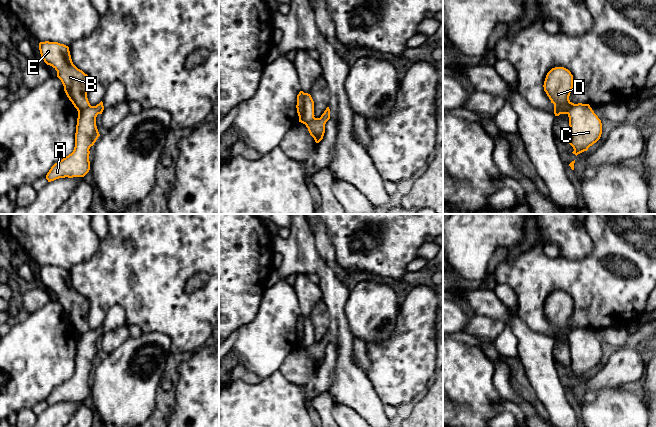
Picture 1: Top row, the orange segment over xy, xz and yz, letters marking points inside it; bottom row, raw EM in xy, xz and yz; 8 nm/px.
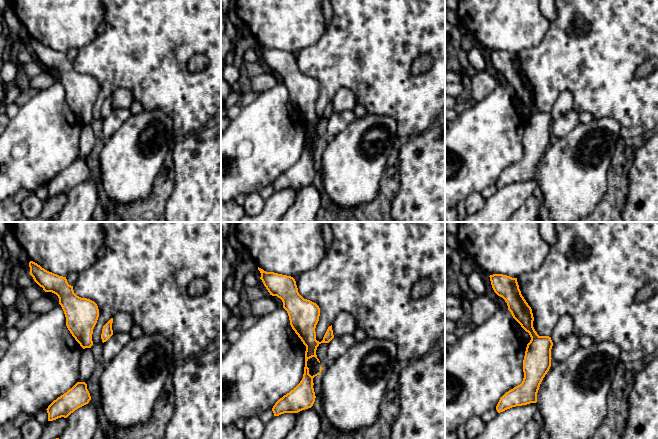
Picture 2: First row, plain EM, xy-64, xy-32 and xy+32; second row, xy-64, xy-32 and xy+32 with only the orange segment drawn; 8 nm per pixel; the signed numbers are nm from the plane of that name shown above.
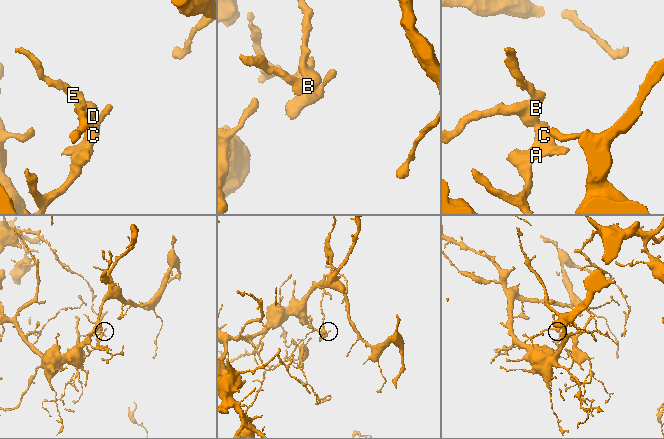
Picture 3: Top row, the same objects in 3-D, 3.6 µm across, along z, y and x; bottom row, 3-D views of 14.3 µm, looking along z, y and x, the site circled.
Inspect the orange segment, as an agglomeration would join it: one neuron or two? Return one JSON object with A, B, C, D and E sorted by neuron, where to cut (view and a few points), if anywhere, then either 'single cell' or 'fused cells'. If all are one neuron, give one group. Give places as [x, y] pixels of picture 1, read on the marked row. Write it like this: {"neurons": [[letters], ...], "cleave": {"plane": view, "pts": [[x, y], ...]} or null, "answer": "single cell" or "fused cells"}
{"neurons": [["A", "C"], ["B", "D", "E"]], "cleave": {"plane": "xy", "pts": [[90, 105], [78, 111]]}, "answer": "fused cells"}

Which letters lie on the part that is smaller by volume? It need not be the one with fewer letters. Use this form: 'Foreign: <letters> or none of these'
Foreign: A, C

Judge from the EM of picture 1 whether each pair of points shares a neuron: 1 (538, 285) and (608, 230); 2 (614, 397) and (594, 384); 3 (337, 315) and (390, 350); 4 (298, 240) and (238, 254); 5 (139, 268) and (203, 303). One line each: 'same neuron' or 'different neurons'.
1: same neuron
2: different neurons
3: different neurons
4: different neurons
5: same neuron

